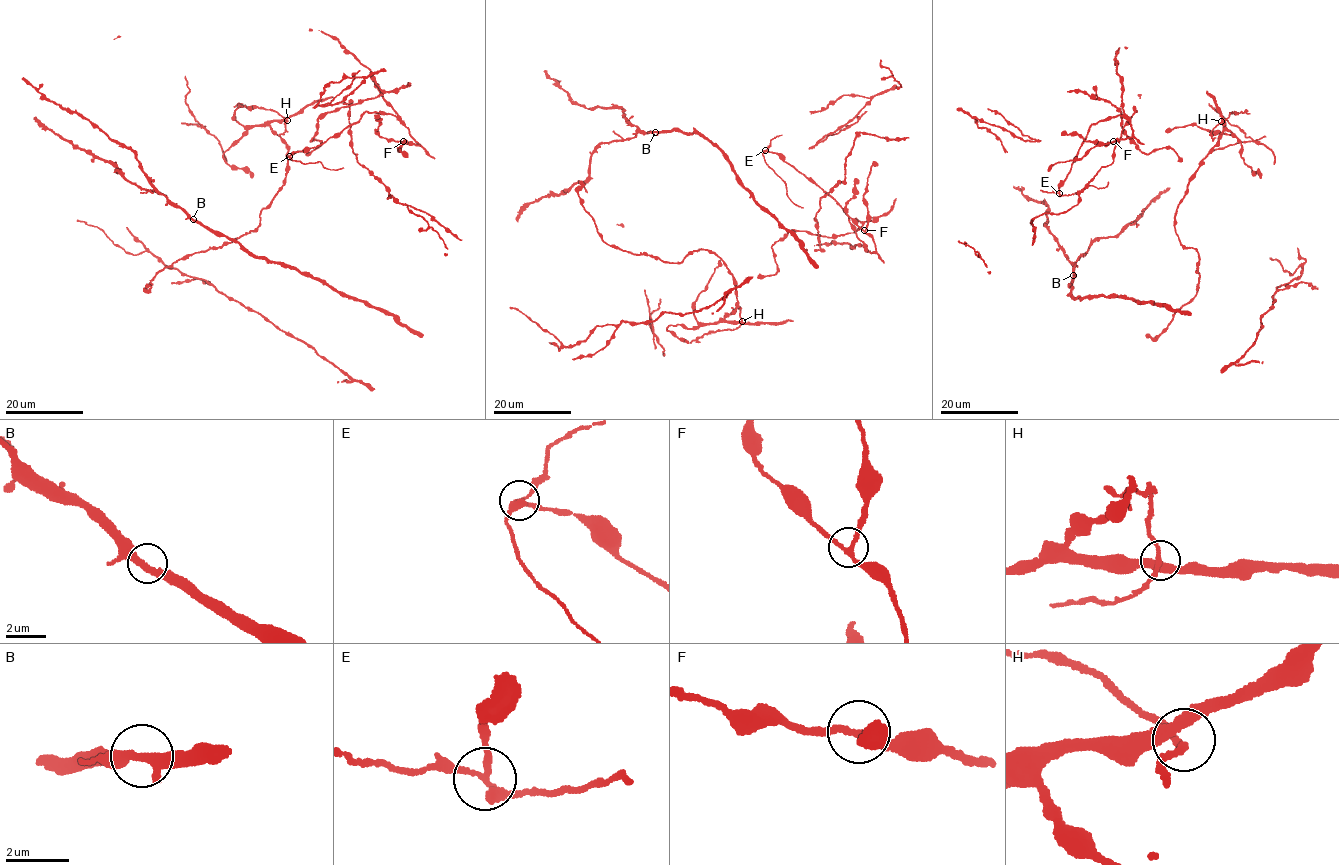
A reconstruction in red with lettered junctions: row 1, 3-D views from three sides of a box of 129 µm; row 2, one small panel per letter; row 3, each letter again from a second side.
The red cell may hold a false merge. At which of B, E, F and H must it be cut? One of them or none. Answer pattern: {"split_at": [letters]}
{"split_at": ["E"]}

